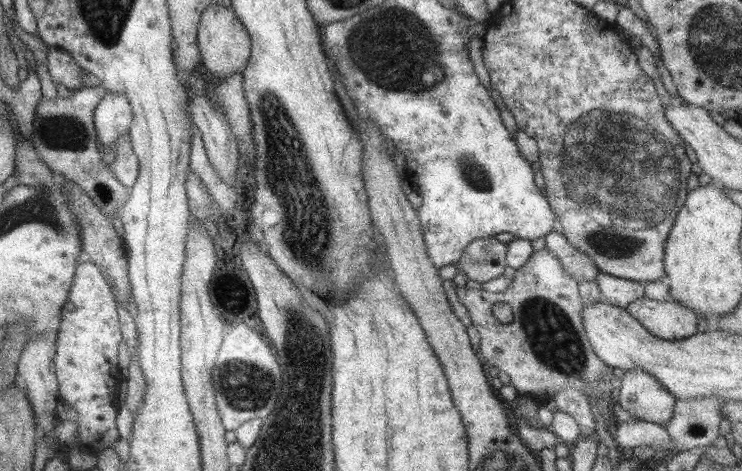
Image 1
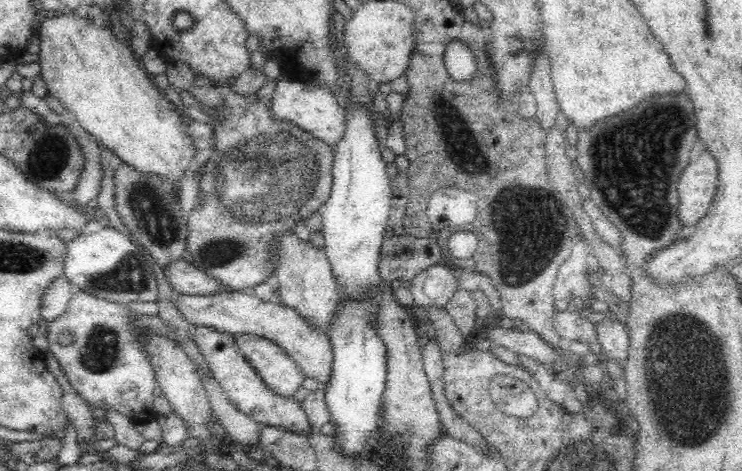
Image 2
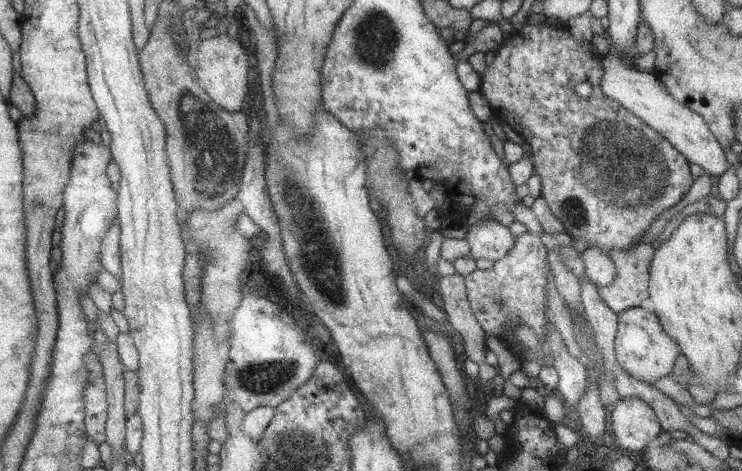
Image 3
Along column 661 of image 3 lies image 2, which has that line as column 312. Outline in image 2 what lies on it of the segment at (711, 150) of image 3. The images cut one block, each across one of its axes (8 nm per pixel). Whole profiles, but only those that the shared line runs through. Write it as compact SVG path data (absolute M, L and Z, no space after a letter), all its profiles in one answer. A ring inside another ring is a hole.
M285 72L276 84L270 102L272 119L286 119L333 148L345 133L345 111L341 101L330 89L324 89L312 81L306 82Z

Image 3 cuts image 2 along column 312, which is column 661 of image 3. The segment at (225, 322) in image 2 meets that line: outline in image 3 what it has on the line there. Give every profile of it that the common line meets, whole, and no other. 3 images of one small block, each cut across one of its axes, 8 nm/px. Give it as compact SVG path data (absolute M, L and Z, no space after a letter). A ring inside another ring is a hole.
M640 307L628 308L619 314L618 332L615 337L615 355L621 368L630 376L652 384L658 378L672 375L676 358L680 356L678 343L664 333L659 318Z

